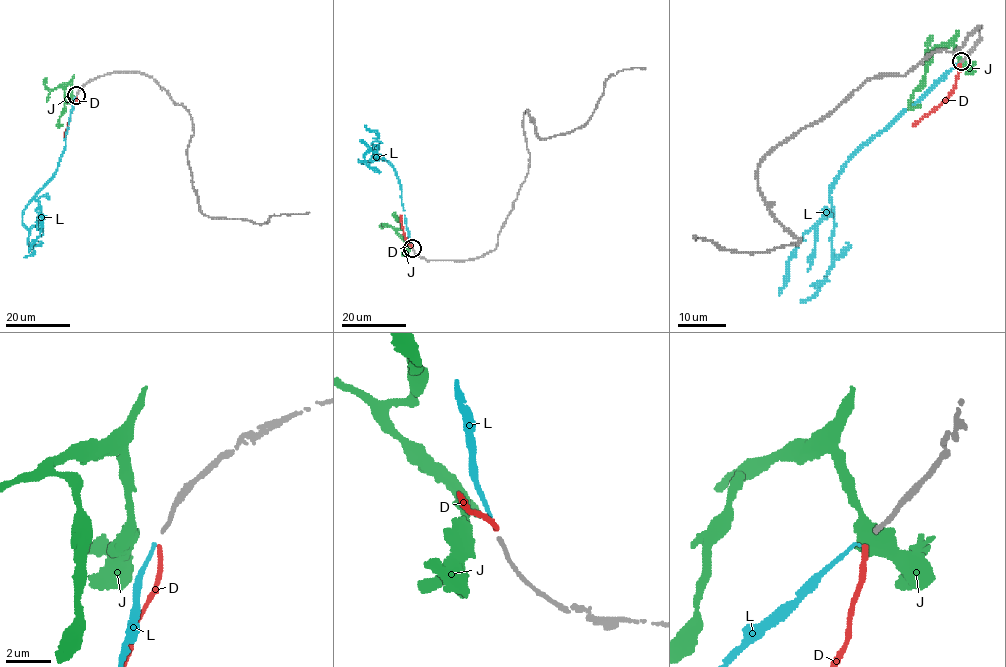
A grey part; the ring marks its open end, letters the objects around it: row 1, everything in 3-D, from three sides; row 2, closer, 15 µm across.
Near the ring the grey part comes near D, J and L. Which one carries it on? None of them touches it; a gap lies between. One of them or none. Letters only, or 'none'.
L

